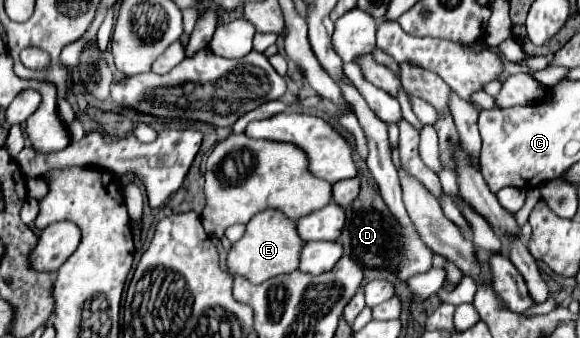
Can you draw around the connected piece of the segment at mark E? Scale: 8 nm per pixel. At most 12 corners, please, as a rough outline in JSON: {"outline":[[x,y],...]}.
{"outline":[[264,210],[232,242],[232,276],[262,284],[294,272],[296,222]]}

